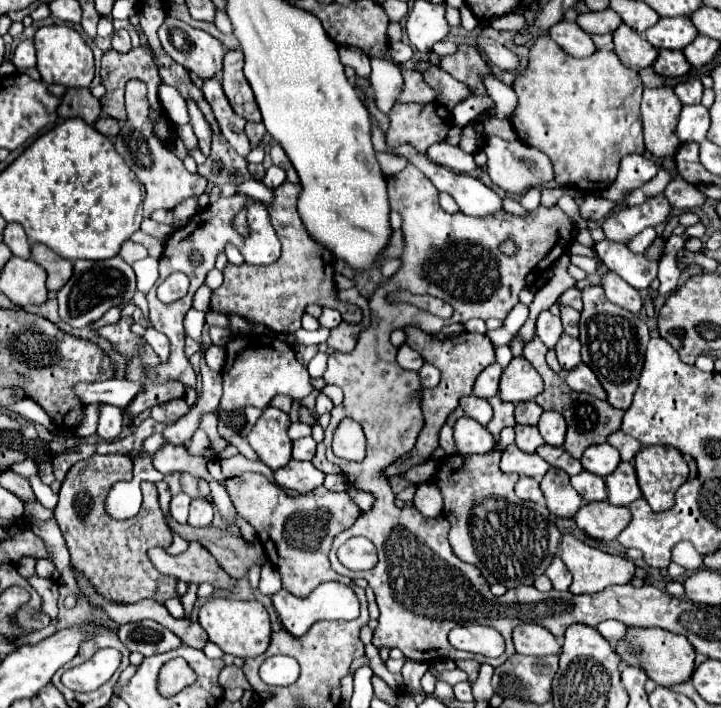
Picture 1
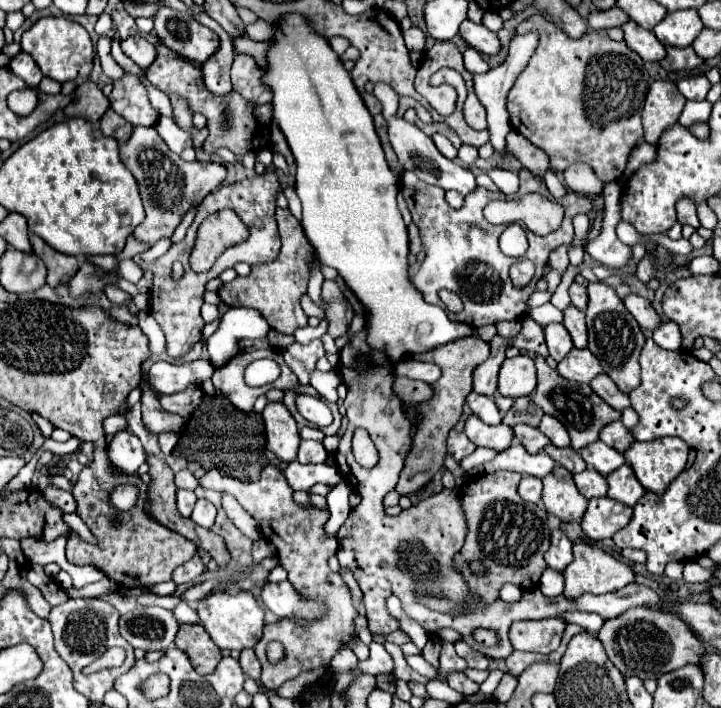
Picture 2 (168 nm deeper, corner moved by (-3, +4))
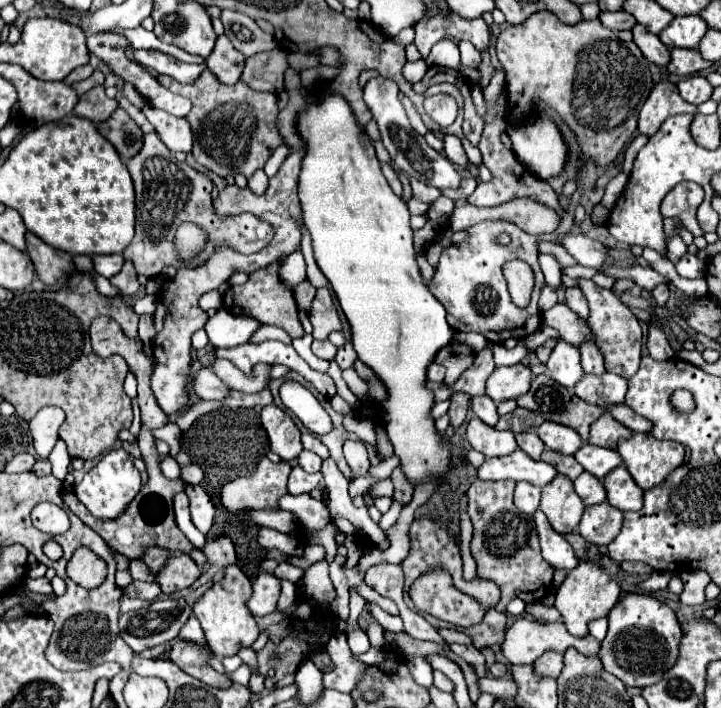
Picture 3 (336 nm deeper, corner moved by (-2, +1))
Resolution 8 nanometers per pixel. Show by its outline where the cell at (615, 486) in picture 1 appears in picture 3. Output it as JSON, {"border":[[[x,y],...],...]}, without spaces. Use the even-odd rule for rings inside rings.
{"border":[[[625,467],[613,469],[605,475],[603,485],[607,489],[607,501],[621,511],[639,511],[643,505],[643,489],[637,487],[631,473]]]}

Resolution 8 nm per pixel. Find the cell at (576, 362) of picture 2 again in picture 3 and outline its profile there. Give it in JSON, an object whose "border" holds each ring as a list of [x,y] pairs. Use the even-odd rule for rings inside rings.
{"border":[[[585,373],[573,387],[575,395],[599,405],[599,407],[609,407],[623,403],[625,393],[627,393],[627,381],[615,373],[601,373],[601,375],[591,375]]]}

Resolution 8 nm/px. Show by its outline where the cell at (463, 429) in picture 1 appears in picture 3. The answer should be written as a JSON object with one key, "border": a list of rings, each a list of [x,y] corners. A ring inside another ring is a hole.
{"border":[[[473,417],[467,425],[467,441],[473,449],[485,453],[487,457],[503,457],[511,455],[517,449],[515,433],[497,431],[495,427],[485,425],[481,419]]]}

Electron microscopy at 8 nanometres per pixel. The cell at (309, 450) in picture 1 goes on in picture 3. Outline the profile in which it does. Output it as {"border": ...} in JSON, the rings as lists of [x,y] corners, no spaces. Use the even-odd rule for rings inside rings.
{"border":[[[307,449],[301,451],[297,463],[299,463],[305,471],[309,471],[309,473],[315,473],[315,471],[321,469],[321,457],[319,457],[317,453],[313,453],[313,451],[307,451]]]}

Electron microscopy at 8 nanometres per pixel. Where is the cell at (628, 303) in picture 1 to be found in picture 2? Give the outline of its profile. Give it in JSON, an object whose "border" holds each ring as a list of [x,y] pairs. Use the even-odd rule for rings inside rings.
{"border":[[[630,294],[624,298],[624,304],[628,308],[628,312],[638,320],[640,328],[644,330],[656,330],[660,326],[660,316],[656,314],[656,310],[652,308],[652,304],[636,294]]]}

